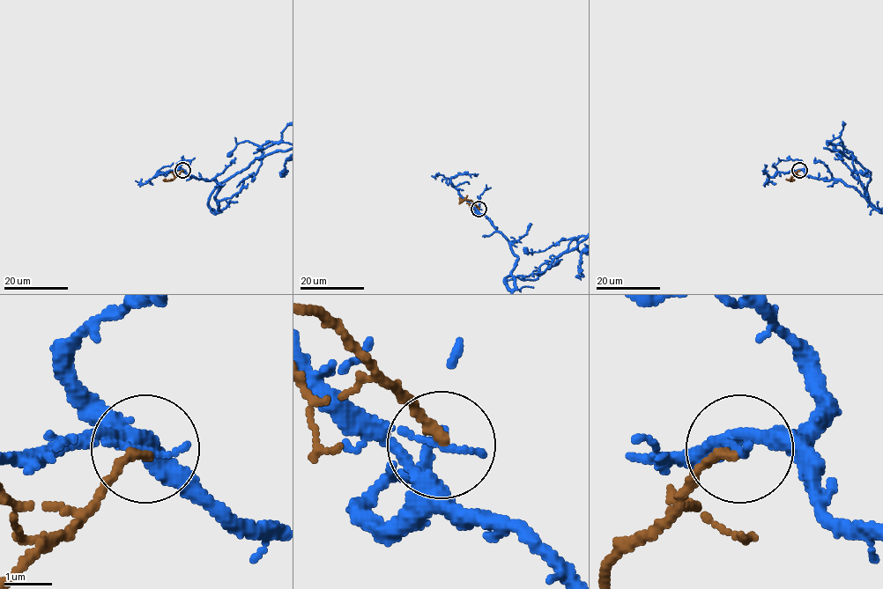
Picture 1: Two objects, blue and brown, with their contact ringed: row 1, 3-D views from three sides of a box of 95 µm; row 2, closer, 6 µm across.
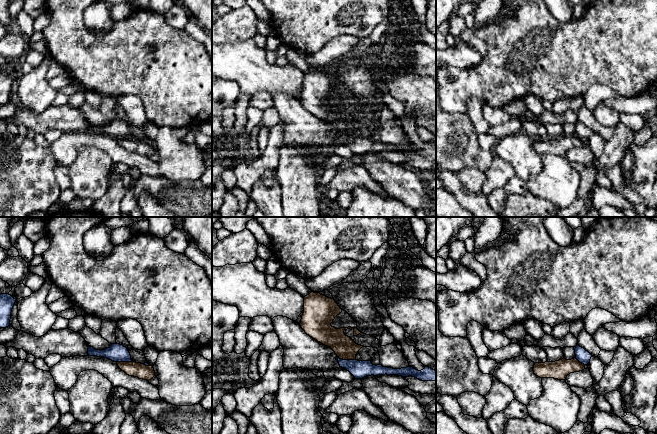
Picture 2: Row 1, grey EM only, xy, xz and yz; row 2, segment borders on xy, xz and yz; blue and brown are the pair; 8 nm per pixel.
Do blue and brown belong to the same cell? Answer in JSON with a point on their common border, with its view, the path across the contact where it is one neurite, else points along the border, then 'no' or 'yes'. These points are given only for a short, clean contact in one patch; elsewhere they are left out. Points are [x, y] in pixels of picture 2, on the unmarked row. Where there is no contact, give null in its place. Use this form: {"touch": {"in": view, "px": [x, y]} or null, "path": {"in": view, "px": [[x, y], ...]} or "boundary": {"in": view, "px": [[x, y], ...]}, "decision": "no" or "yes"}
{"touch": {"in": "xz", "px": [347, 136]}, "boundary": {"in": "xz", "px": [[338, 132], [343, 135], [355, 136]]}, "decision": "no"}

